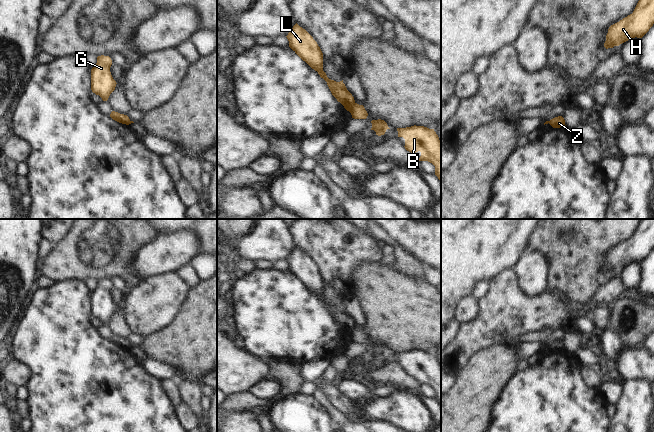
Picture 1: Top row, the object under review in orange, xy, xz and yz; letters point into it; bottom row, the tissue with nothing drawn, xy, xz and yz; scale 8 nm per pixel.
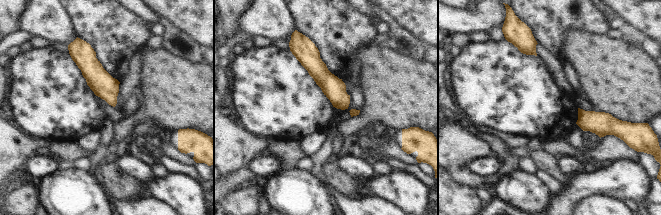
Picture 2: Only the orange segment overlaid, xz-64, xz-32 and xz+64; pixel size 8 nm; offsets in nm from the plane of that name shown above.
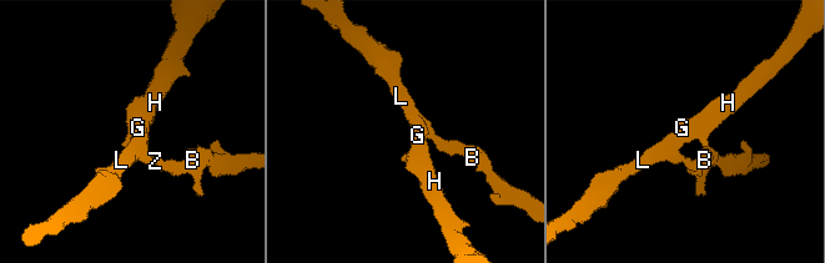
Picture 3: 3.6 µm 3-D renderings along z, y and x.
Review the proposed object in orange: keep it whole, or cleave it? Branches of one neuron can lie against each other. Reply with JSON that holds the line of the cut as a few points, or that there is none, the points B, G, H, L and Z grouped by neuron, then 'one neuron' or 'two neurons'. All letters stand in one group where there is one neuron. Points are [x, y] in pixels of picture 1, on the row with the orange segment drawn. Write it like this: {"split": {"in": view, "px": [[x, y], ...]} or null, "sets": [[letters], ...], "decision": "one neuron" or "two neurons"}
{"split": {"in": "xz", "px": [[354, 102], [347, 110]]}, "sets": [["B", "Z"], ["G", "H", "L"]], "decision": "two neurons"}

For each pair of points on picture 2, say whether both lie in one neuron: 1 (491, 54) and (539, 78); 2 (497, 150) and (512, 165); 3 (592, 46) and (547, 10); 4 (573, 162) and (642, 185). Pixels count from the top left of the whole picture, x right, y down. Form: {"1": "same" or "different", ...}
{"1": "same", "2": "same", "3": "different", "4": "different"}

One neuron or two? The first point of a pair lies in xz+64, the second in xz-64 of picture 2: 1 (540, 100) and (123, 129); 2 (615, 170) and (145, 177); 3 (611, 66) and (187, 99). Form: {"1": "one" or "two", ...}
{"1": "two", "2": "two", "3": "one"}

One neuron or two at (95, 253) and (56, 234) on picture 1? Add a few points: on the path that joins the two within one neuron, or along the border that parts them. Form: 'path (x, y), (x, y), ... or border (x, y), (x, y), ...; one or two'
border (70, 229), (63, 237), (52, 244); two

